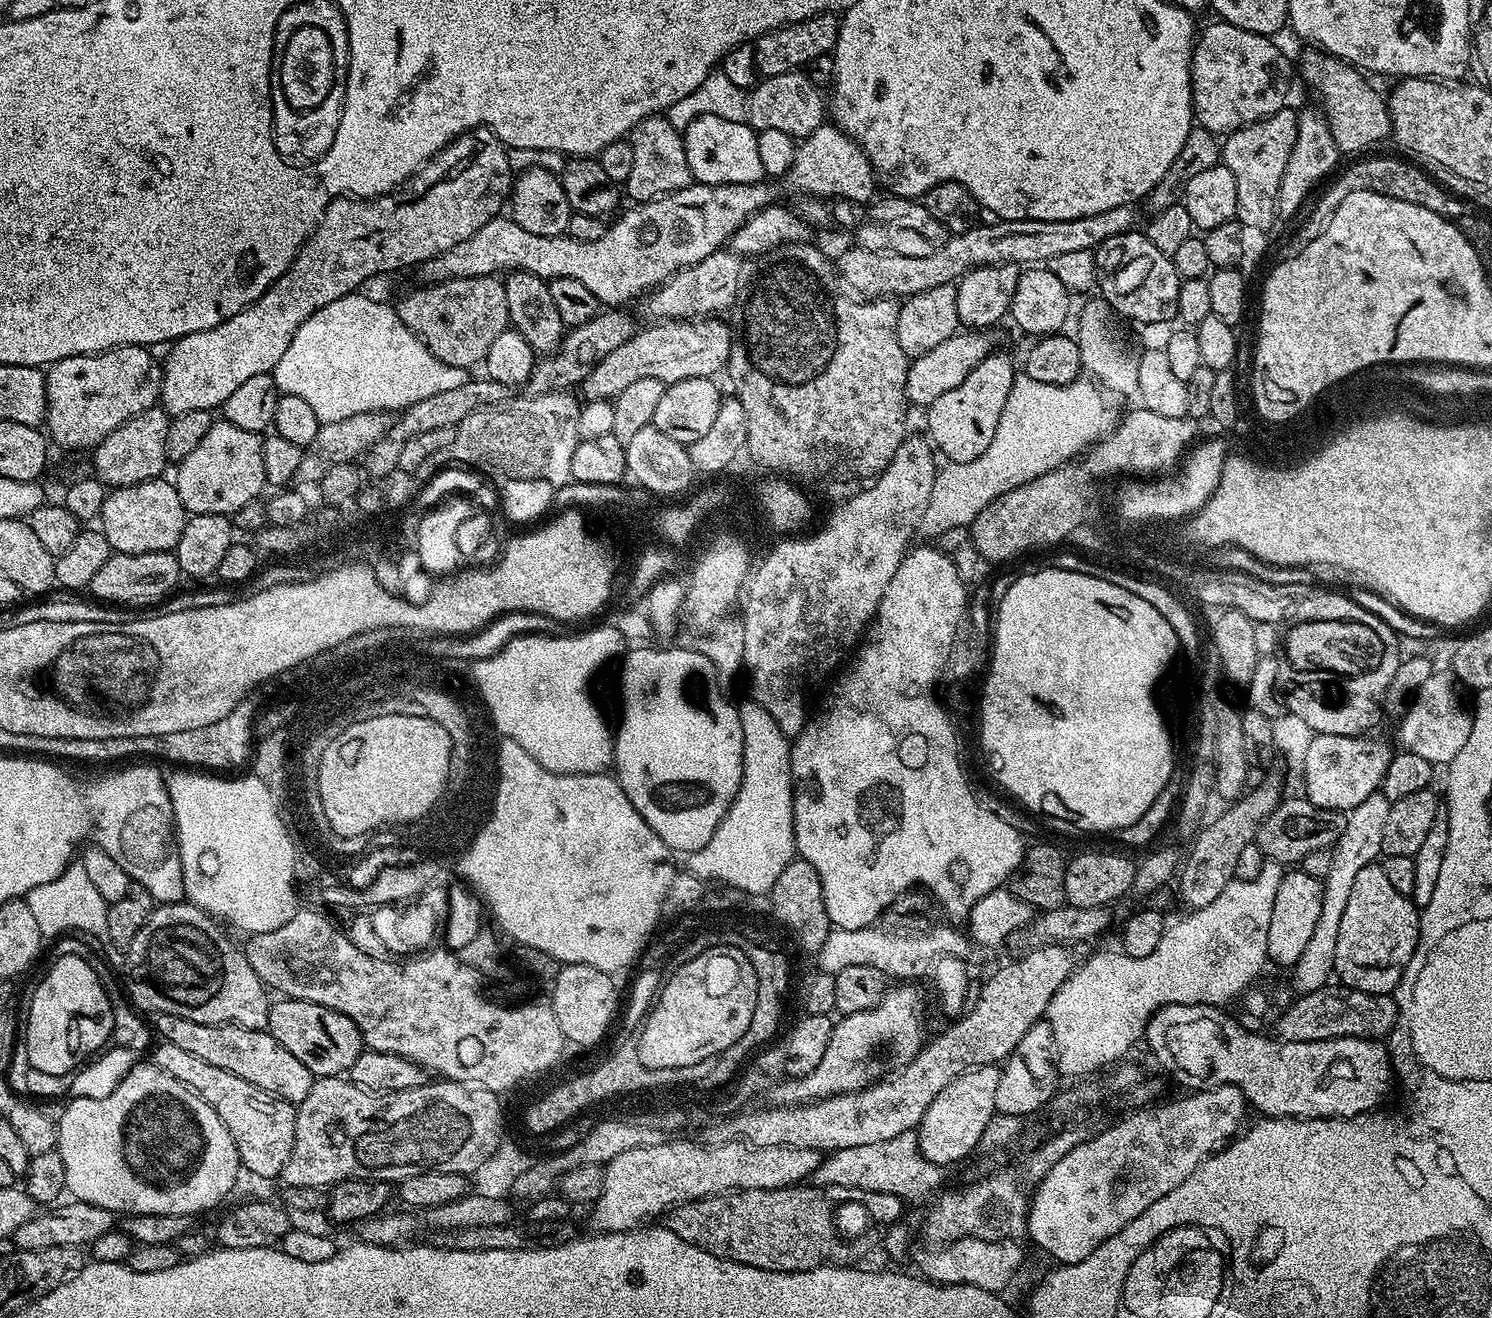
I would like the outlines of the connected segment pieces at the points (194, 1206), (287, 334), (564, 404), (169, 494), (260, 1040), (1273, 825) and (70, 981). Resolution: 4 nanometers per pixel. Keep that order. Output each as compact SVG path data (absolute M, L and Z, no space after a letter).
M137 1062L129 1070L121 1084L112 1094L106 1098L82 1098L69 1099L69 1104L65 1106L64 1113L58 1116L58 1127L56 1129L56 1148L61 1154L62 1163L65 1166L65 1186L69 1193L77 1200L102 1206L114 1214L127 1214L129 1216L138 1215L186 1215L195 1217L195 1212L204 1212L207 1208L212 1208L215 1204L220 1204L232 1192L232 1187L236 1184L236 1179L242 1173L240 1155L236 1149L234 1138L230 1138L230 1130L218 1118L214 1106L210 1106L192 1088L186 1087L178 1078L166 1074L157 1064L151 1062Z
M469 128L468 131L457 136L451 144L447 144L437 156L432 157L407 185L399 190L387 195L378 196L371 200L361 200L359 198L337 198L330 202L330 206L324 212L324 217L320 219L320 224L312 231L308 241L305 242L300 252L294 258L294 262L285 272L283 272L264 292L257 298L256 303L243 308L238 314L234 314L234 318L230 318L226 322L222 322L218 326L214 326L210 330L202 330L198 334L186 334L181 340L175 341L167 349L168 357L162 360L162 375L160 377L160 398L159 403L162 405L169 417L178 414L186 414L186 410L216 410L226 402L226 398L230 398L230 394L234 394L234 390L238 390L238 386L243 386L247 380L254 378L254 374L262 374L263 372L271 373L273 368L278 364L278 360L285 353L286 348L290 345L291 339L294 338L295 332L312 314L322 309L324 306L335 302L344 295L350 295L357 290L363 289L363 284L367 282L371 276L380 276L383 272L392 272L395 268L408 268L425 264L430 258L434 258L438 254L442 254L446 250L450 250L450 246L458 246L458 242L466 242L466 238L470 238L470 234L474 234L478 230L482 230L482 226L486 226L486 222L490 222L495 216L501 215L500 208L509 203L512 185L514 183L514 173L510 162L508 161L508 148L500 139L498 139L488 128Z
M568 390L544 396L521 394L462 418L454 442L448 447L447 459L488 478L541 479L555 489L562 487L572 480L570 458L574 458L580 440L578 418L582 404L572 395Z
M164 479L147 480L109 491L106 502L102 502L98 528L106 542L110 542L113 552L150 554L175 549L178 538L182 538L186 513L175 483Z
M157 1012L154 1032L160 1040L174 1042L174 1046L210 1062L210 1066L222 1066L222 1070L230 1070L230 1074L238 1074L238 1078L246 1078L246 1082L254 1082L254 1086L291 1104L299 1106L312 1089L312 1072L306 1070L290 1050L274 1042L267 1030L250 1030L233 1024L199 1024L190 1022L190 1018L178 1018L178 1014Z
M1307 798L1299 799L1281 802L1264 819L1254 841L1265 858L1277 860L1285 866L1299 865L1310 850L1332 848L1344 829L1345 813L1333 812L1331 808L1316 808Z
M60 954L32 992L28 1025L22 1028L30 1066L47 1076L75 1073L109 1043L112 1034L110 998L94 970L80 954Z

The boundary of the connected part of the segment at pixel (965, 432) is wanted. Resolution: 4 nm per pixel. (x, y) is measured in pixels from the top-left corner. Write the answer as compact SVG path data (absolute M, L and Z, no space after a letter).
M993 354L978 362L978 366L974 366L974 370L966 374L966 382L962 382L962 386L946 390L946 394L927 405L927 435L938 449L939 455L945 456L945 461L965 464L978 458L978 454L982 454L982 450L990 446L994 430L998 430L998 418L1002 418L1002 406L1006 406L1006 398L1010 398L1012 384L1017 378L1018 372L1017 369L1016 372L1012 369L1011 358Z

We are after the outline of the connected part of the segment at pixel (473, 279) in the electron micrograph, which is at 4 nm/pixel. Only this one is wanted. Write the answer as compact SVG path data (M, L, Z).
M499 275L471 276L428 282L408 292L398 303L400 321L442 362L465 370L483 365L498 334L509 331L503 279Z

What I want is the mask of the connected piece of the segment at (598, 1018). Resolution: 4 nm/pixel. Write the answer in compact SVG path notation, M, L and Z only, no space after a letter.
M564 964L561 967L558 978L550 986L552 992L550 1007L558 1018L558 1026L565 1041L569 1039L580 1040L581 1043L592 1041L600 1035L600 1031L603 1031L608 1016L617 1019L616 1003L620 1000L620 992L612 980L615 980L613 973L603 972L594 966Z

